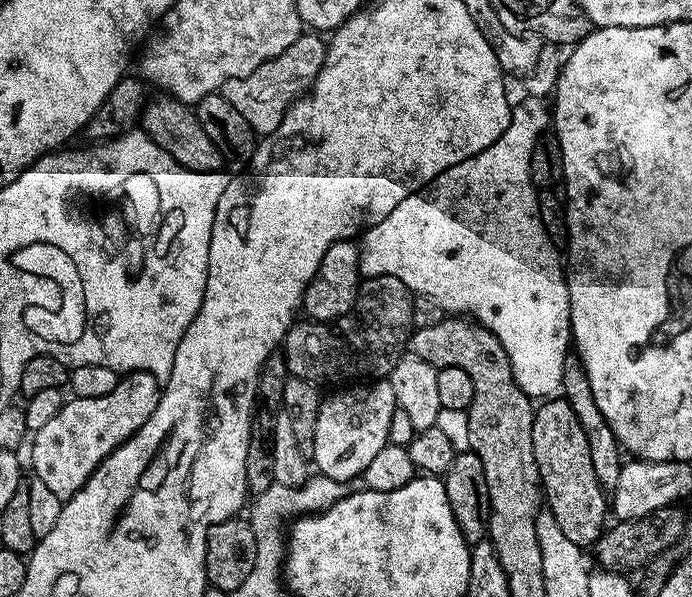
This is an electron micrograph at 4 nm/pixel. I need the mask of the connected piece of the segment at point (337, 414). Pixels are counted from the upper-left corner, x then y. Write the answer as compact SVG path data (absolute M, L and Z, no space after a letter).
M380 378L375 382L360 382L355 386L341 388L344 388L341 392L336 392L333 396L325 395L320 401L310 460L321 476L352 480L363 477L366 466L370 466L370 461L378 455L378 450L388 445L390 418L397 407L391 379Z

